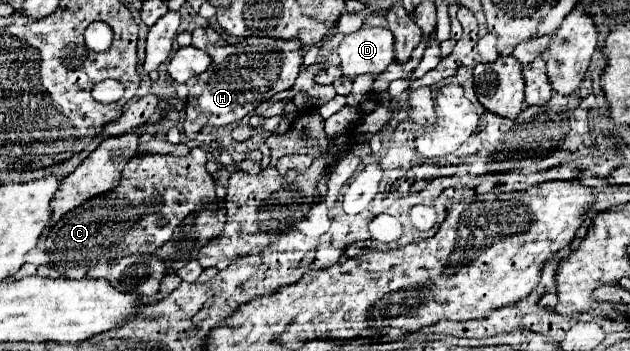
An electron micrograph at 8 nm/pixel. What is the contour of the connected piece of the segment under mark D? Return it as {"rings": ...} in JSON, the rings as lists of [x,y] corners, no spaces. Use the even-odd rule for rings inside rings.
{"rings":[[[360,28],[344,36],[338,56],[344,76],[354,78],[364,72],[378,76],[394,60],[394,36],[388,28]]]}

